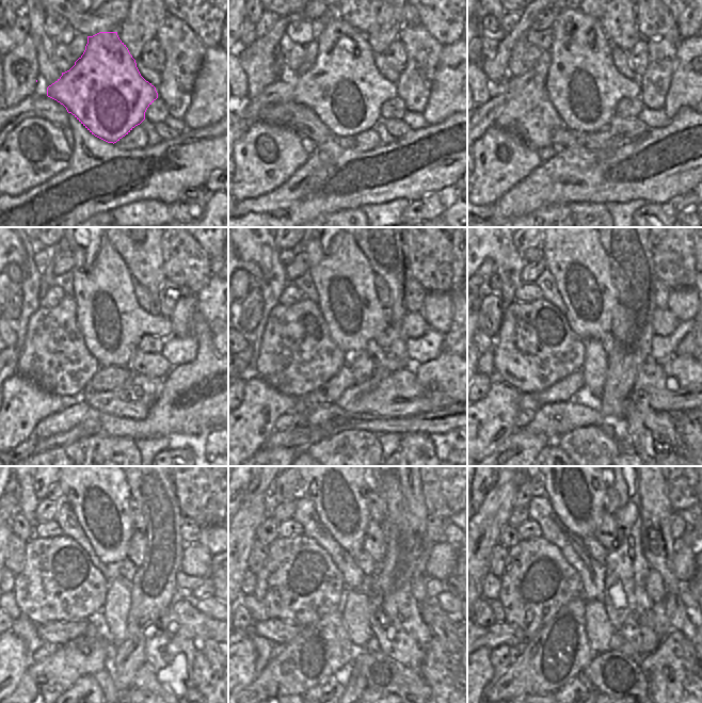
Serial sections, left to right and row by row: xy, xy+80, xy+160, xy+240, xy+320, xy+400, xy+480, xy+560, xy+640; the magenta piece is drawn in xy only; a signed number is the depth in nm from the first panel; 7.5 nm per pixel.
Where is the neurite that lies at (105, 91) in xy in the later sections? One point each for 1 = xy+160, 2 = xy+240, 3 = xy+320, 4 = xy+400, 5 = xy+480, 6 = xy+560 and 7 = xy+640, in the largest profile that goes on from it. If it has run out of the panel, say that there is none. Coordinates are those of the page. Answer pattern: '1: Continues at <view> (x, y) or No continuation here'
1: Continues at xy+160 (584, 84)
2: Continues at xy+240 (111, 321)
3: Continues at xy+320 (344, 278)
4: Continues at xy+400 (571, 249)
5: Continues at xy+480 (96, 489)
6: Continues at xy+560 (338, 488)
7: Continues at xy+640 (576, 488)

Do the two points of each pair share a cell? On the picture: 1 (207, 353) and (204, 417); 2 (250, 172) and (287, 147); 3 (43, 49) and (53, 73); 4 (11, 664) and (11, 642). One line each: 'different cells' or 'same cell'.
1: same cell
2: same cell
3: same cell
4: same cell

